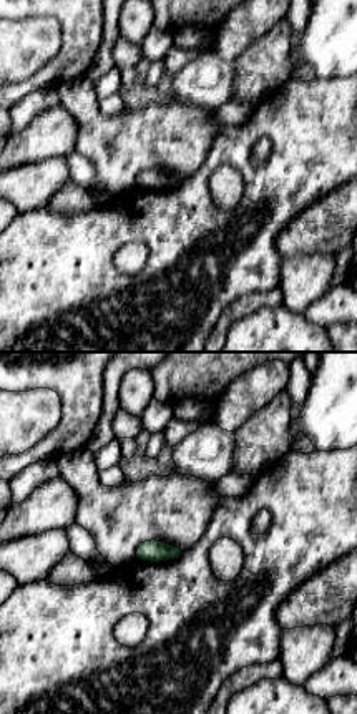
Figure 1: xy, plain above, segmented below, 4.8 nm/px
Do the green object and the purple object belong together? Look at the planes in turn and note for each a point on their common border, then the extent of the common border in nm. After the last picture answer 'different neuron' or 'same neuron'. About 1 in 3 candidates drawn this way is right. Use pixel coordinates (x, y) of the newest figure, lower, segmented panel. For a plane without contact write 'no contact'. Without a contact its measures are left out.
no contact

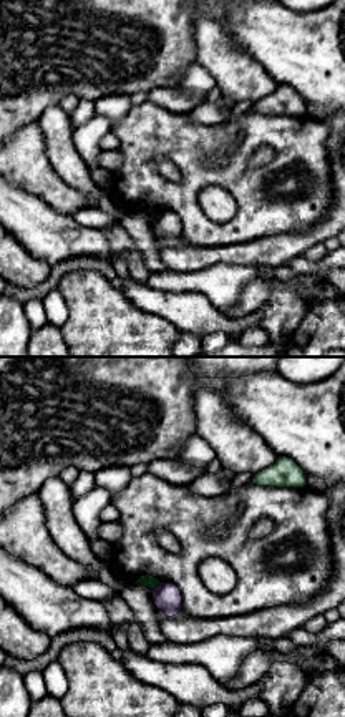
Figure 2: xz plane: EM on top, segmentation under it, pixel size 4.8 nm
meets green at (156, 585); contact 60 nm long

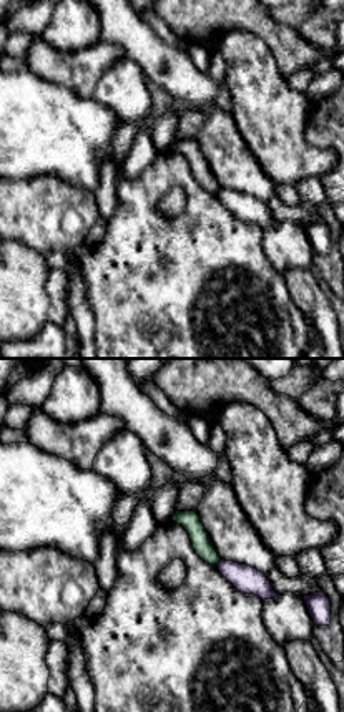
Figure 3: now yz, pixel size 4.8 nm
meets green at (218, 561); contact 40 nm long

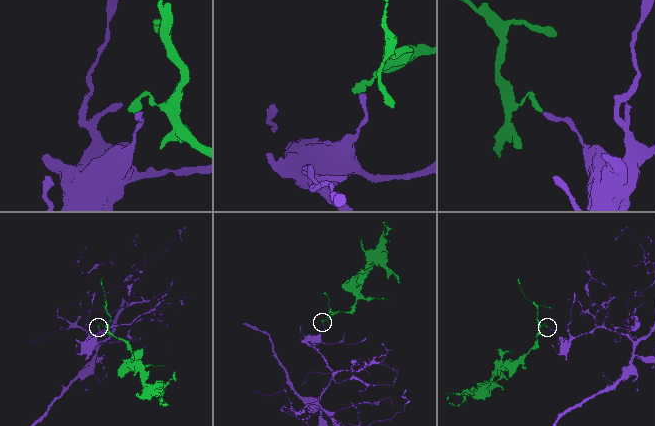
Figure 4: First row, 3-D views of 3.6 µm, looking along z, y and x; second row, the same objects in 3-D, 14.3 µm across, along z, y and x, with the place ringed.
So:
different neuron

